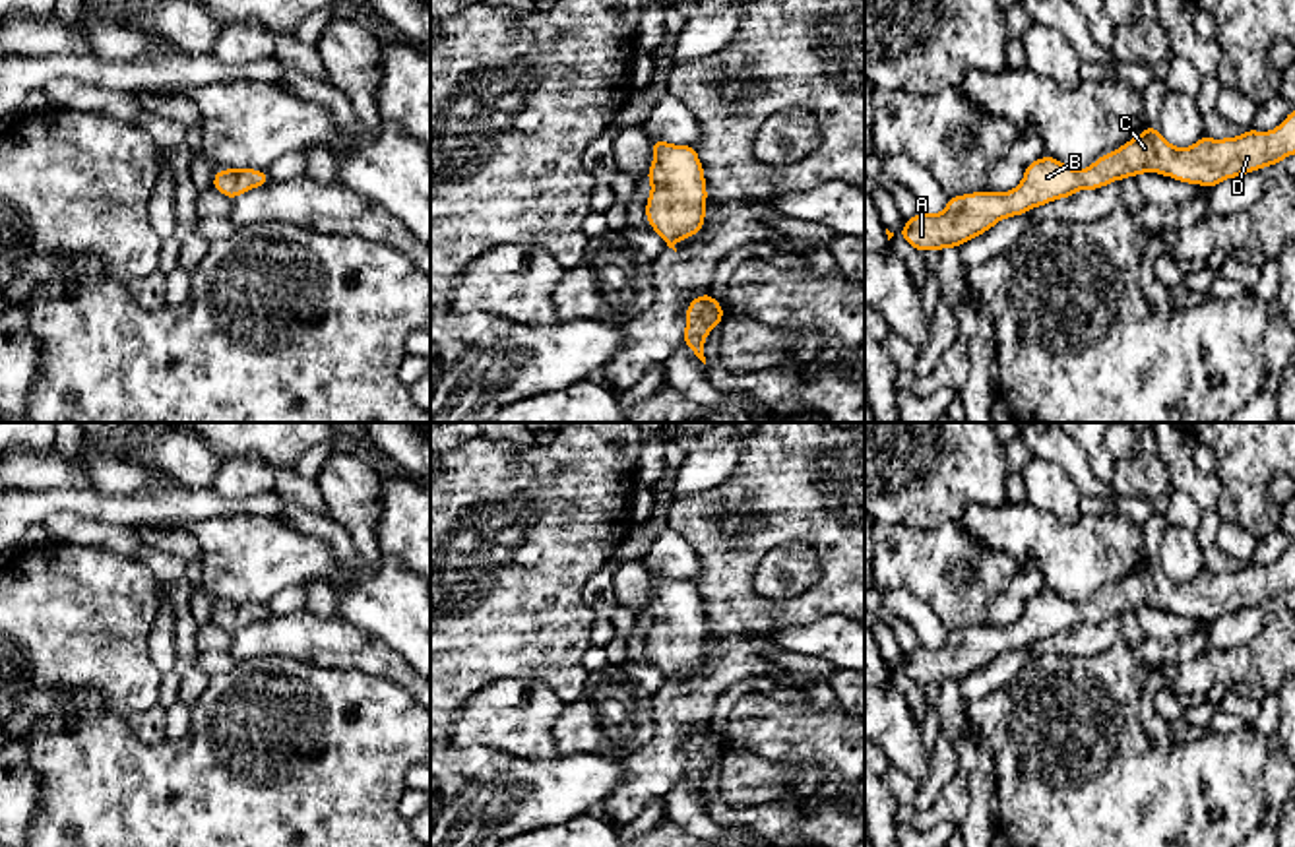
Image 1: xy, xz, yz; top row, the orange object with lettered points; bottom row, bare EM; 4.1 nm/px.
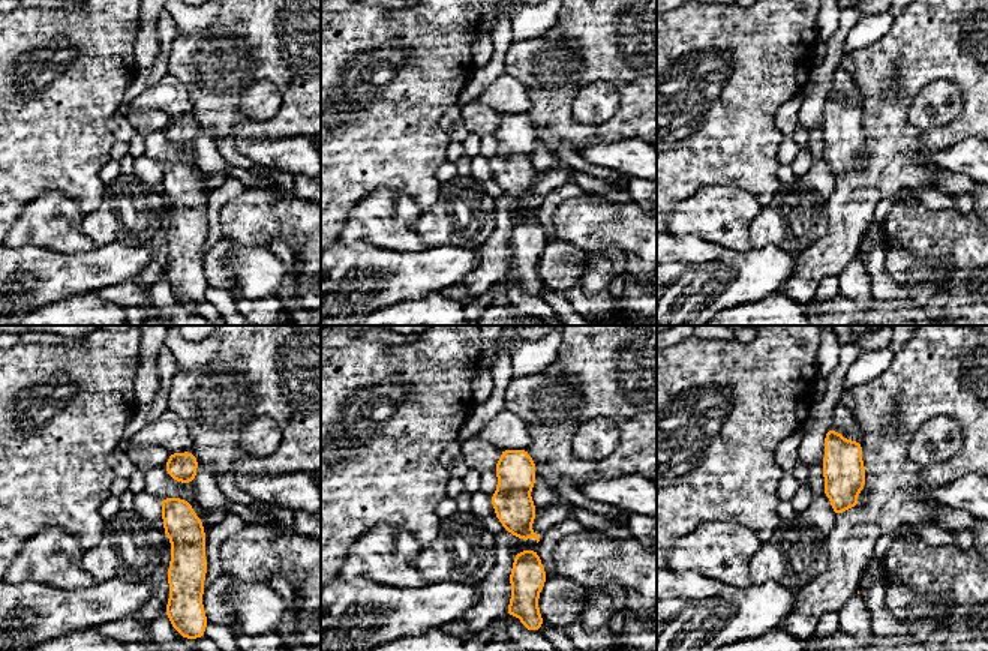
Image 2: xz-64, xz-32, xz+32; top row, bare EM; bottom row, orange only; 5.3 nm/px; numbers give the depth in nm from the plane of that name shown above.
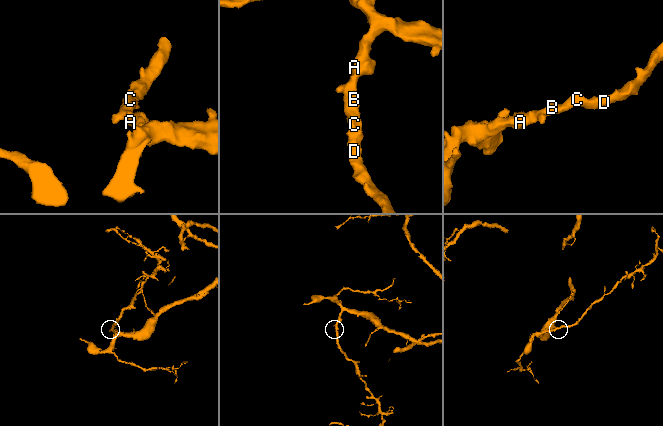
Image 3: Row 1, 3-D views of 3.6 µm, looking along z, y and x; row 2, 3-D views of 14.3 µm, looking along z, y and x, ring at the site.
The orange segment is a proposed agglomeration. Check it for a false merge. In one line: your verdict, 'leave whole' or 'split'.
leave whole

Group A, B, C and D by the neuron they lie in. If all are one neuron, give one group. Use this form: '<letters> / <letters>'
A B C D

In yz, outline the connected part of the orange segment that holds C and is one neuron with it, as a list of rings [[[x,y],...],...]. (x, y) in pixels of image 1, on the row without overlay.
[[[1295,543],[1270,566],[1245,564],[1239,572],[1223,574],[1202,570],[1192,581],[1171,580],[1153,558],[1117,585],[1101,589],[1082,607],[1043,589],[1026,601],[1014,624],[948,632],[942,647],[919,645],[907,653],[900,671],[923,688],[932,682],[946,684],[981,671],[1006,651],[1070,632],[1082,622],[1099,624],[1142,607],[1214,622],[1227,612],[1278,599],[1293,587]]]

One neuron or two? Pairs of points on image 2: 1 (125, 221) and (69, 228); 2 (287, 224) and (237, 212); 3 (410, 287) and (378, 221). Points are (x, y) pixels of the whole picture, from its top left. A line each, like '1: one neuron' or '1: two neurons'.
1: two neurons
2: one neuron
3: two neurons

